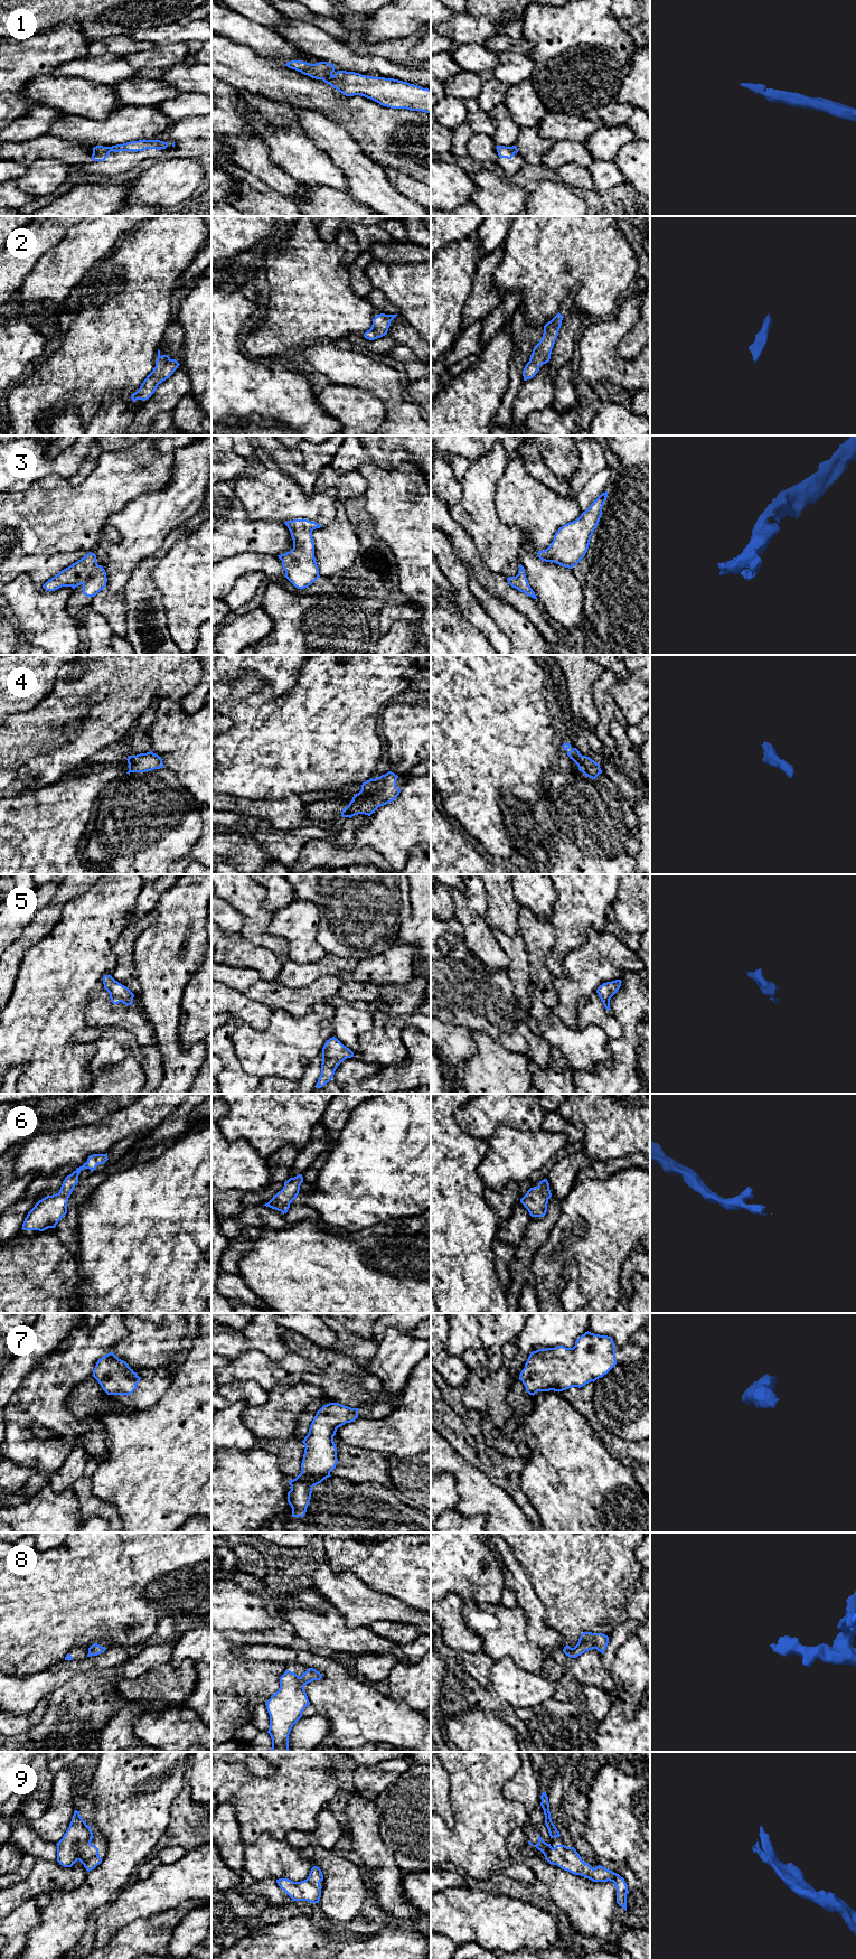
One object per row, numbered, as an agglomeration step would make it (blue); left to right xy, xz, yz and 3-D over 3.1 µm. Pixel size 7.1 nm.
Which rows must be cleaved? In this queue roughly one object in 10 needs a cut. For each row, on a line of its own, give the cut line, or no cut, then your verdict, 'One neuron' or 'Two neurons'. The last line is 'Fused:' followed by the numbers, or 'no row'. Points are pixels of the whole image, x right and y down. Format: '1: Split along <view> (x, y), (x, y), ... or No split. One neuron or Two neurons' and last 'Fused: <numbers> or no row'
1: No split. One neuron
2: No split. One neuron
3: No split. One neuron
4: No split. One neuron
5: No split. One neuron
6: No split. One neuron
7: No split. One neuron
8: No split. One neuron
9: No split. One neuron
Fused: no row

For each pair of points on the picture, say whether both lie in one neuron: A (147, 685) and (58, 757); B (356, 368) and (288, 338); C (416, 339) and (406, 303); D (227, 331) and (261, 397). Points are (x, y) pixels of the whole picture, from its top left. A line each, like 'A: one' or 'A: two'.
A: one
B: two
C: two
D: one

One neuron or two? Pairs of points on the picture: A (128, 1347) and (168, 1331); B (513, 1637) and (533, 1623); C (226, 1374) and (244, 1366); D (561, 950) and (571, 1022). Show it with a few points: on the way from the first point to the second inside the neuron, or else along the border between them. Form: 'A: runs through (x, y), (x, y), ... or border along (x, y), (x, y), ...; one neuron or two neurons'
A: runs through (138, 1350), (149, 1350), (158, 1341); one neuron
B: border along (518, 1605), (525, 1614), (526, 1636), (542, 1649); two neurons
C: runs through (231, 1372), (240, 1369); one neuron
D: border along (573, 952), (564, 961), (565, 975), (556, 977); two neurons

